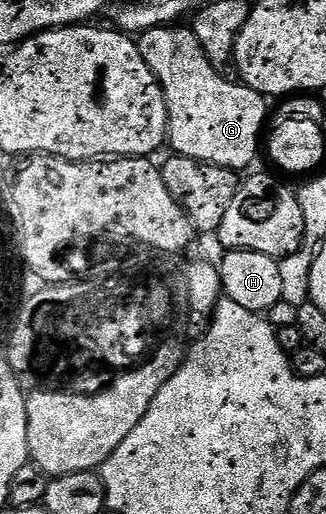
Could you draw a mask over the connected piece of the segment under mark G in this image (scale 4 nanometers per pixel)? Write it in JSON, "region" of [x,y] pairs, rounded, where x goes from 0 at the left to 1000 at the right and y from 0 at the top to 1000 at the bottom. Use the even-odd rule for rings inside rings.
{"region":[[[497,49],[485,56],[460,56],[448,64],[433,66],[420,74],[423,97],[442,107],[442,115],[454,123],[454,130],[479,146],[479,154],[494,161],[497,175],[509,187],[509,206],[515,208],[515,232],[521,233],[521,255],[515,261],[515,282],[543,304],[574,305],[577,309],[601,309],[604,313],[623,313],[641,321],[660,321],[663,325],[699,325],[702,329],[724,329],[733,333],[752,333],[767,319],[791,305],[791,272],[807,272],[810,251],[804,259],[804,241],[816,235],[816,202],[822,202],[819,191],[807,183],[788,181],[782,173],[767,173],[758,165],[733,161],[727,156],[690,158],[681,152],[684,144],[672,136],[660,134],[656,126],[632,113],[632,101],[626,91],[613,91],[613,76],[601,76],[592,54],[571,53],[571,56],[546,56],[558,53],[537,53],[534,49]]]}

